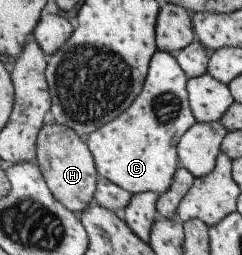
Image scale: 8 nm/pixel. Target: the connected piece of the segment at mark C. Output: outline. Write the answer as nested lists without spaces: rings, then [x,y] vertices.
[[[156,50],[138,97],[116,119],[85,137],[92,152],[96,171],[132,195],[145,191],[162,194],[172,183],[179,168],[177,143],[197,121],[189,106],[189,77],[174,56]]]

